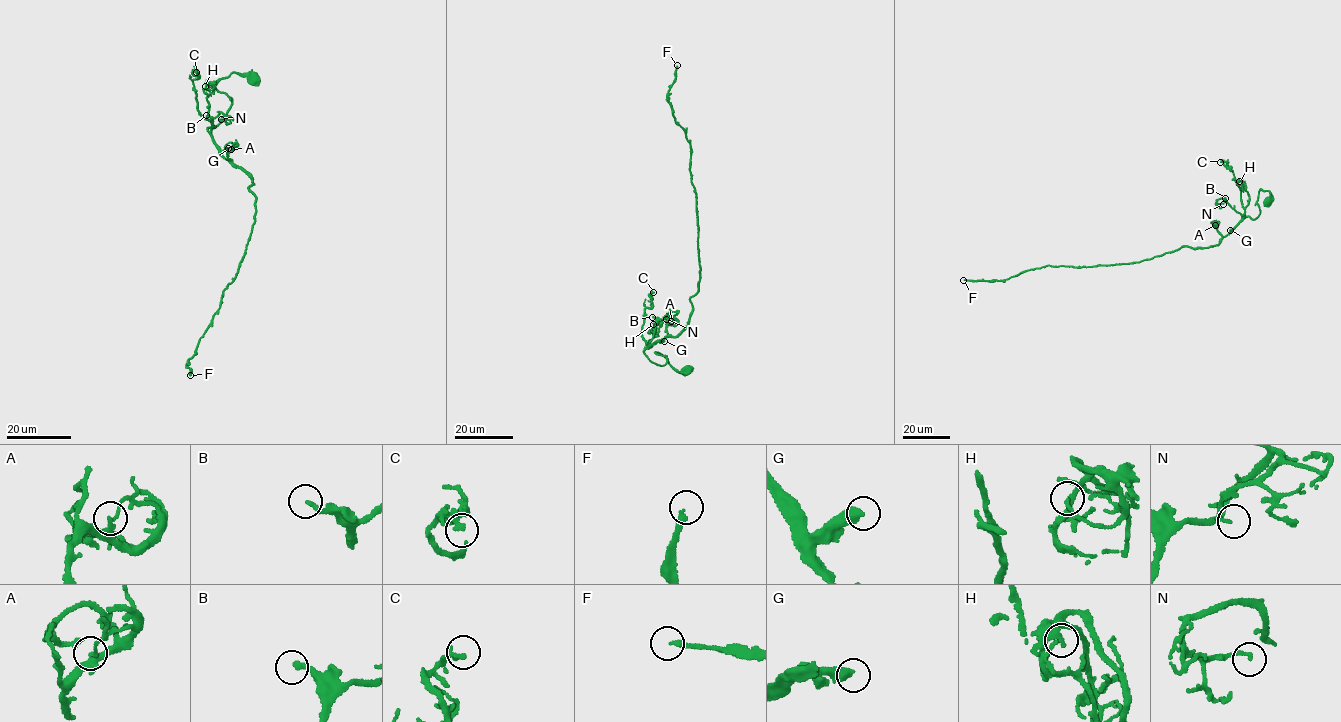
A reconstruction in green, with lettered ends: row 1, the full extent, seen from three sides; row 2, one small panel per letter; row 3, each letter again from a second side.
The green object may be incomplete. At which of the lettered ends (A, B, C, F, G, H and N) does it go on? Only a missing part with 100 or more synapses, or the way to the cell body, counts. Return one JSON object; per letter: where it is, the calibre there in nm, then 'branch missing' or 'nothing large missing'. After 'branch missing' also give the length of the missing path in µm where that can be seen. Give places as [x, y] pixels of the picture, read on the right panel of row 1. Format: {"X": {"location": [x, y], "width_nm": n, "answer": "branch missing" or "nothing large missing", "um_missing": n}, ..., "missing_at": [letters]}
{"A": {"location": [1215, 225], "width_nm": 110, "answer": "nothing large missing"}, "B": {"location": [1225, 198], "width_nm": 190, "answer": "nothing large missing"}, "C": {"location": [1220, 162], "width_nm": 240, "answer": "nothing large missing"}, "F": {"location": [963, 280], "width_nm": 190, "answer": "branch missing", "um_missing": 180}, "G": {"location": [1230, 230], "width_nm": 500, "answer": "nothing large missing"}, "H": {"location": [1239, 181], "width_nm": 150, "answer": "nothing large missing"}, "N": {"location": [1223, 204], "width_nm": 130, "answer": "nothing large missing"}, "missing_at": ["F"]}

